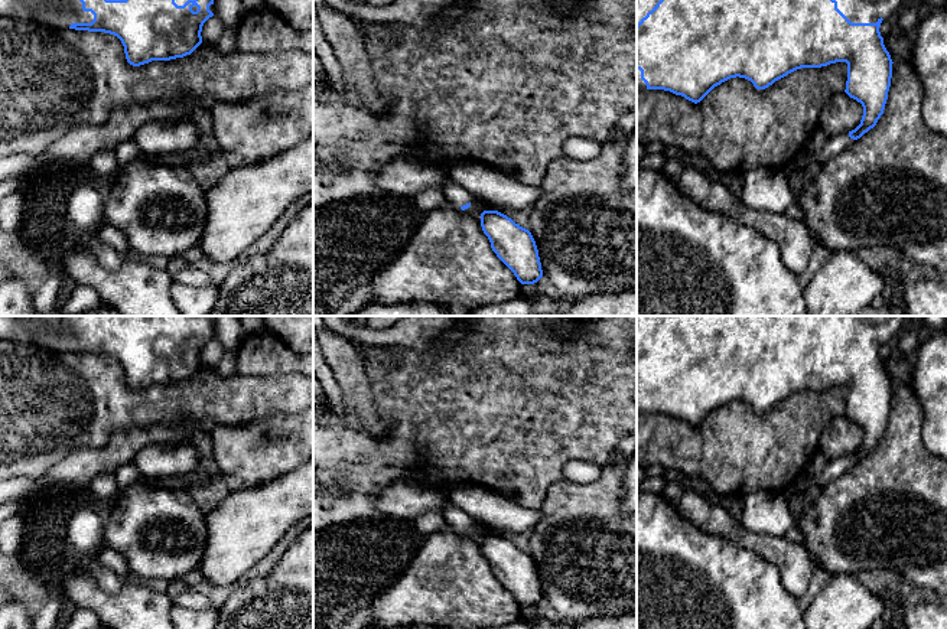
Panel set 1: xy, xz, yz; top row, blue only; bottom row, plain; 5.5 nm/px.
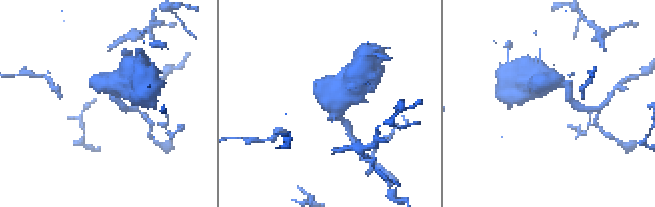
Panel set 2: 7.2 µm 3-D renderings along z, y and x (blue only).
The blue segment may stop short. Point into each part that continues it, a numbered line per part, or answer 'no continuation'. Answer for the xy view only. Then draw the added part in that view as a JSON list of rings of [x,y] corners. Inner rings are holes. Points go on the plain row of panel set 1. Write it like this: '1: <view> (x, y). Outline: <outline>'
1: xy (54, 332). Outline: [[[0,316],[0,339],[62,352],[69,352],[72,346],[91,346],[94,338],[82,333],[78,317],[81,316]]]

